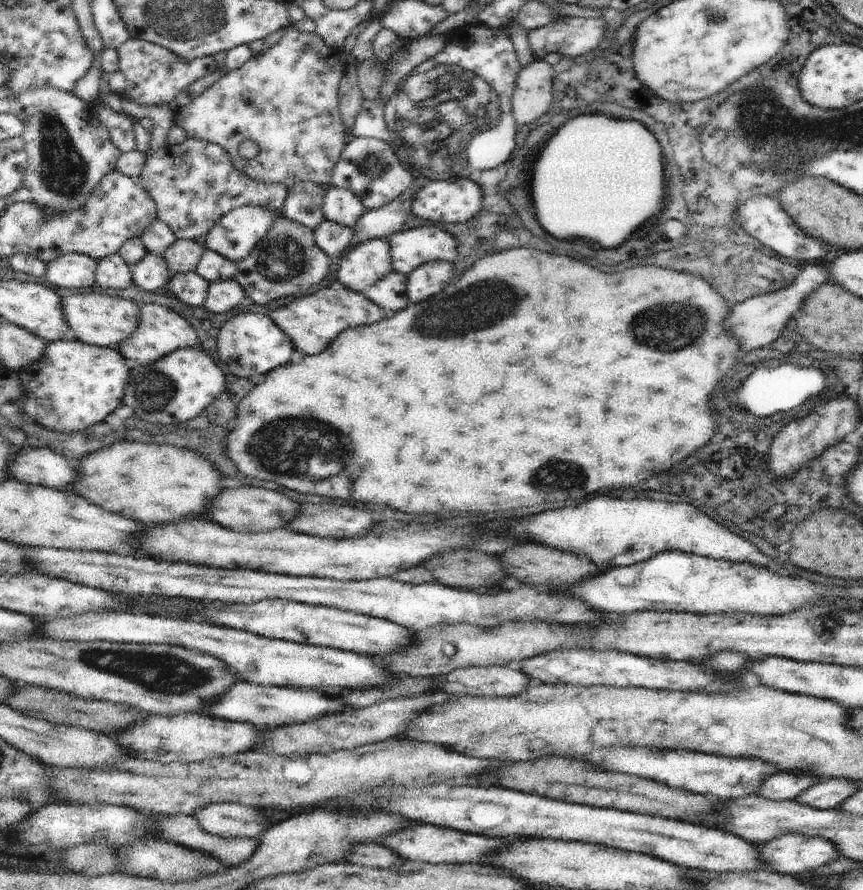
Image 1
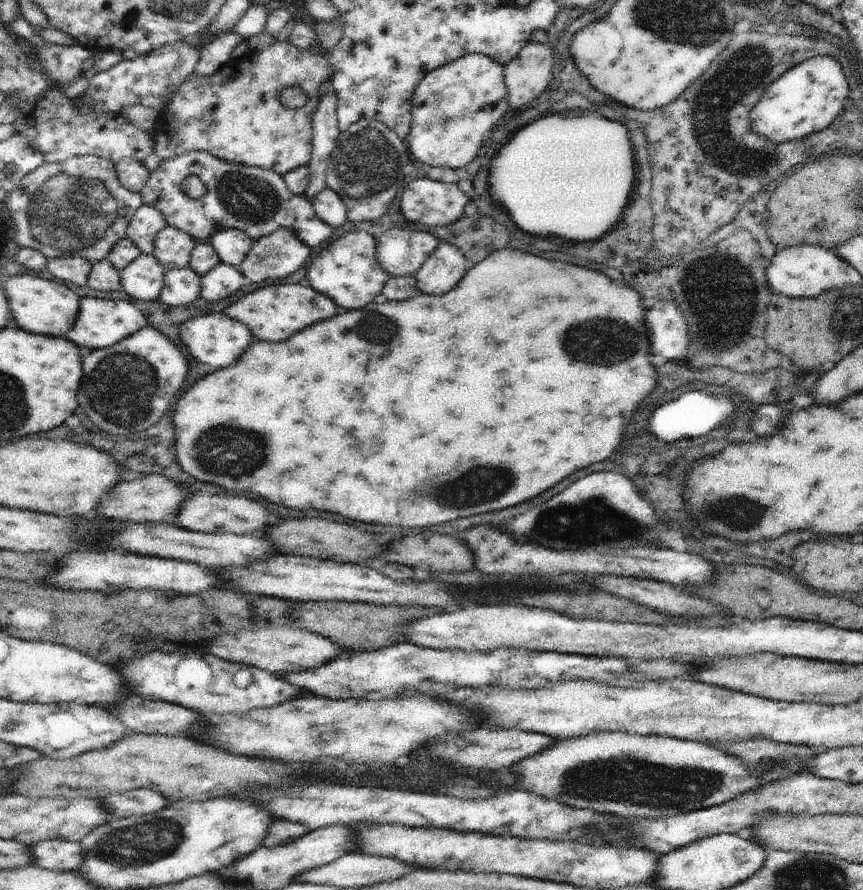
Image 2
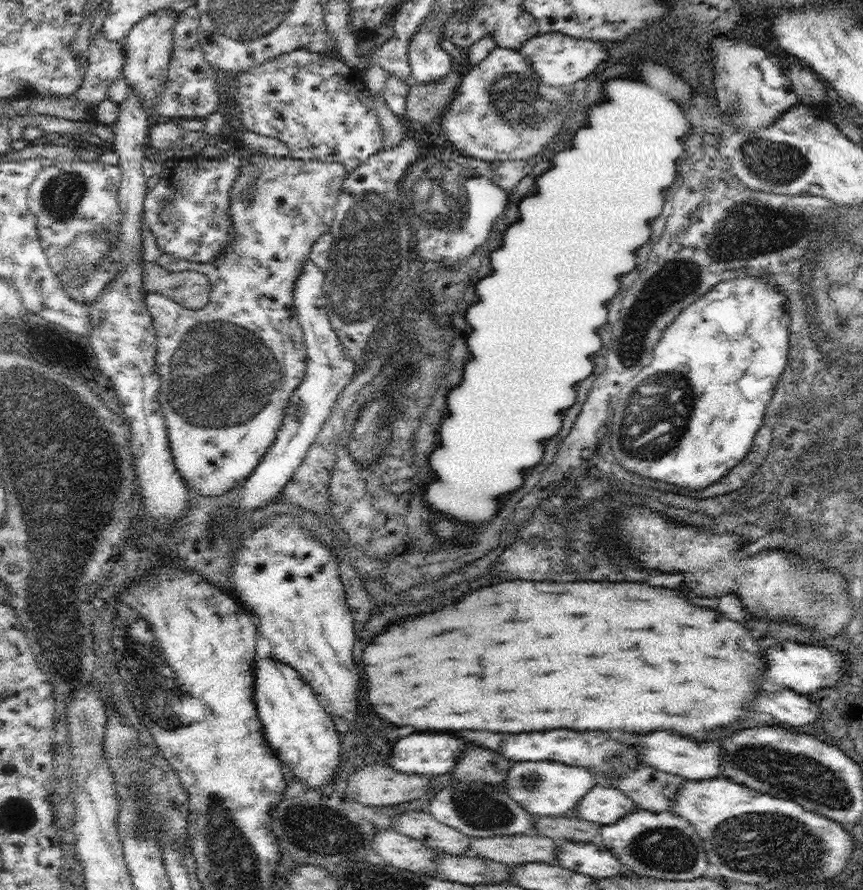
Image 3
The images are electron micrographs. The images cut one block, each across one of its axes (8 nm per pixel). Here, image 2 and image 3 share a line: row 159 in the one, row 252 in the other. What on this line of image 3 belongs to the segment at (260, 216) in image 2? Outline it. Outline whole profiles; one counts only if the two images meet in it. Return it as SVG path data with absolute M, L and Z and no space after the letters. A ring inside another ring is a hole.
M245 155L243 158L238 158L238 156L226 156L226 158L220 158L220 160L208 160L208 158L202 158L202 156L194 156L192 158L171 158L168 163L164 162L162 164L162 170L160 171L160 180L154 185L154 188L150 188L146 192L146 196L143 202L143 215L146 223L149 224L150 231L156 239L156 244L161 251L166 251L178 259L186 259L194 262L208 262L210 259L214 259L216 255L220 255L224 251L224 247L228 243L232 243L234 239L234 226L232 226L232 220L229 218L229 208L230 208L230 191L232 190L232 183L236 181L238 173L242 171L242 165L246 163Z

